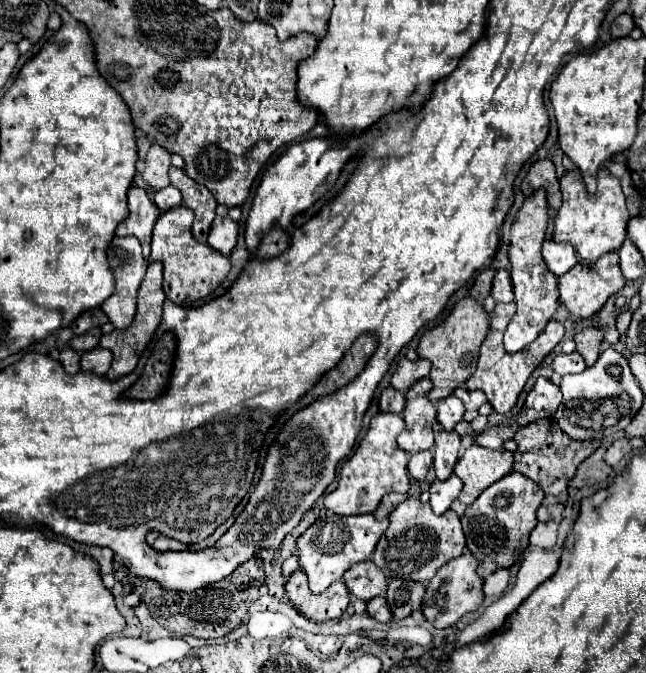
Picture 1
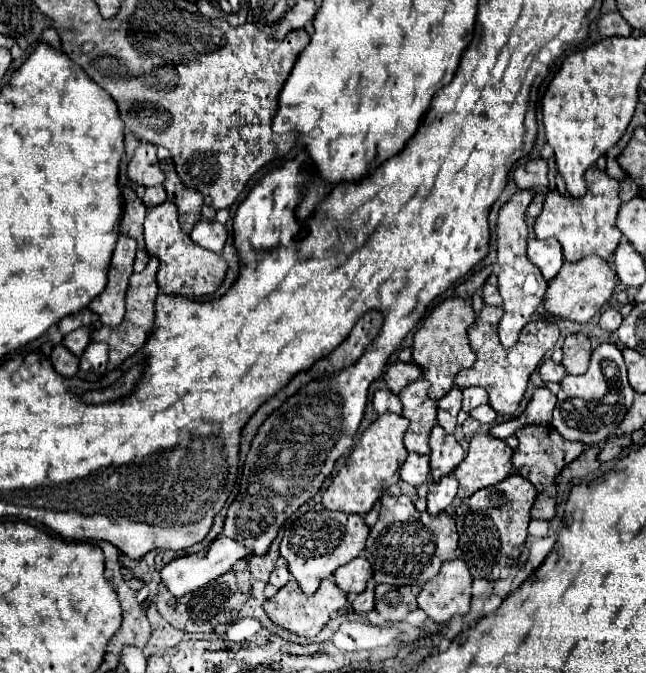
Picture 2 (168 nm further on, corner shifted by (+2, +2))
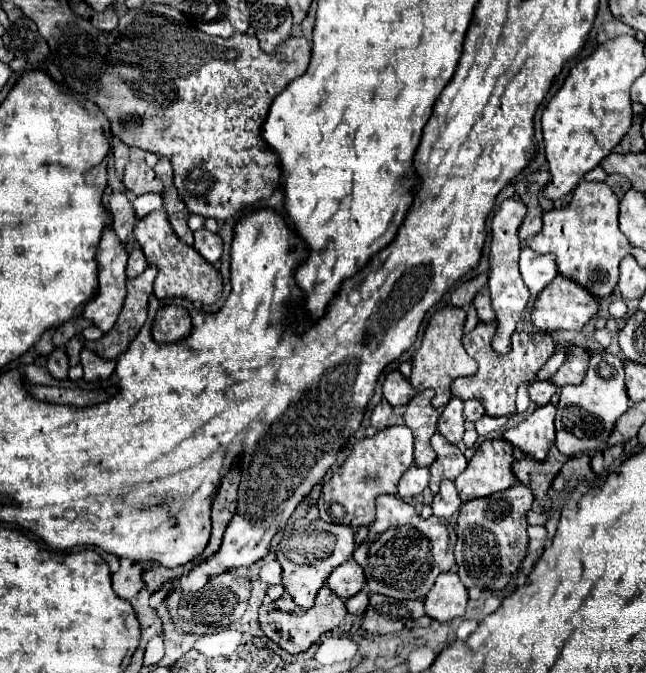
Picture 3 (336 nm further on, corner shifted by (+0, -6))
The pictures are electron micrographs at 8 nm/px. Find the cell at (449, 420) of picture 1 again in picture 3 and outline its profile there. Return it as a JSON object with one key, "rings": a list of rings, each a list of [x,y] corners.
{"rings":[[[453,397],[445,409],[439,415],[439,433],[449,441],[449,443],[459,443],[465,427],[463,427],[463,401]]]}

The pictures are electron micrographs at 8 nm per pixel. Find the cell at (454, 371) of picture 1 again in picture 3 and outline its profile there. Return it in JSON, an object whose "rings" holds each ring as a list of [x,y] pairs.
{"rings":[[[447,305],[439,311],[435,311],[429,319],[429,325],[425,329],[423,341],[419,351],[415,353],[413,361],[411,361],[411,377],[409,383],[413,385],[415,391],[425,391],[425,389],[433,389],[435,397],[433,397],[433,407],[441,409],[449,403],[451,399],[451,383],[453,379],[457,379],[459,375],[475,375],[477,371],[477,363],[475,359],[471,359],[467,355],[467,351],[463,349],[463,323],[465,323],[465,311],[453,305]]]}

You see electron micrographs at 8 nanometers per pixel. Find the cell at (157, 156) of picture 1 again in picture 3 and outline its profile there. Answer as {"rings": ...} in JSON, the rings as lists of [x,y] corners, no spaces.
{"rings":[[[127,163],[125,165],[125,175],[123,175],[123,185],[135,193],[135,195],[145,195],[145,193],[161,193],[163,183],[155,175],[155,171],[145,163]]]}

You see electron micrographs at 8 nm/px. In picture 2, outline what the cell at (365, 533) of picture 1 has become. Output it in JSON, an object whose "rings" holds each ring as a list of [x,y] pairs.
{"rings":[[[309,511],[303,517],[285,525],[281,541],[281,557],[287,559],[291,575],[297,579],[305,595],[313,595],[323,579],[335,573],[337,567],[353,561],[365,549],[369,527],[361,515],[345,515],[337,511]]]}

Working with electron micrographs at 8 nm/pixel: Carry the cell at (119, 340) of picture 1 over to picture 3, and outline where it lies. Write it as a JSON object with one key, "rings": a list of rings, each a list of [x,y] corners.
{"rings":[[[149,265],[135,279],[127,279],[127,297],[115,327],[97,341],[85,341],[87,349],[103,359],[117,359],[129,347],[147,319],[147,299],[153,293],[155,275],[157,267]]]}

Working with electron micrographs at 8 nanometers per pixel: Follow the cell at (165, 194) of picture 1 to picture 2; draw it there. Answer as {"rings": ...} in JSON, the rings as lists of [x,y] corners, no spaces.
{"rings":[[[153,185],[153,187],[147,187],[145,195],[143,195],[143,203],[147,205],[147,209],[151,207],[157,207],[161,203],[167,201],[167,191],[163,185]]]}

